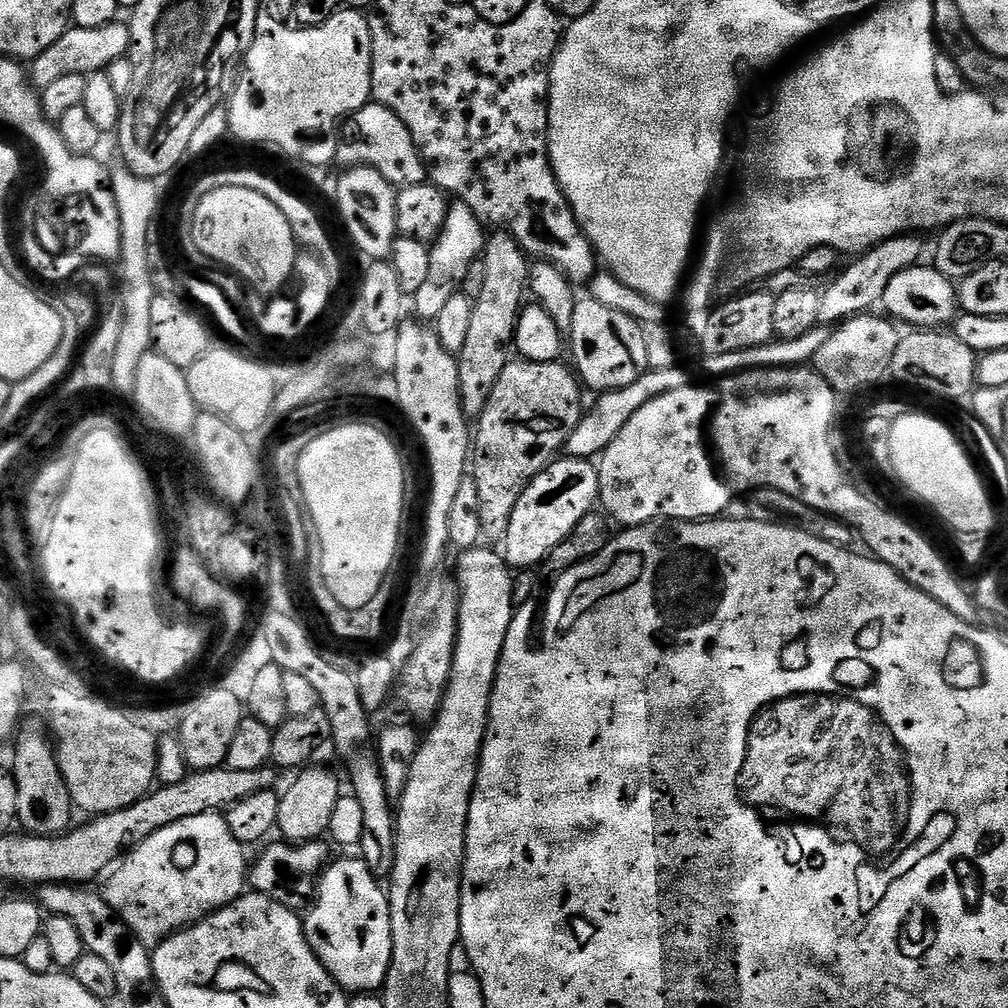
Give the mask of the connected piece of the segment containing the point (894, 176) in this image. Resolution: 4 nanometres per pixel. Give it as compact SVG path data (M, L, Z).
M868 100L868 104L852 108L852 116L848 116L848 164L868 184L904 180L912 172L912 164L916 164L916 120L908 116L908 108L896 104L896 100Z

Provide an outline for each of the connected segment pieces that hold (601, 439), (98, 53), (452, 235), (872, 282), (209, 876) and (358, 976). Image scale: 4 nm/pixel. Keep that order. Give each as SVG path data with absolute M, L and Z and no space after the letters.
M682 366L675 368L659 368L646 370L643 375L639 376L634 383L627 387L617 388L612 391L601 393L594 406L581 417L578 426L570 433L566 441L566 452L569 456L576 456L580 459L591 459L597 457L607 448L622 426L645 404L646 401L652 400L655 396L660 396L670 389L685 387L686 372Z
M111 22L93 28L69 26L62 34L62 38L54 42L54 46L42 50L42 54L38 54L36 59L31 61L31 83L37 89L43 90L46 86L50 86L50 82L62 78L62 74L102 72L111 68L115 60L125 59L130 46L130 30L127 23L120 23Z
M452 202L448 205L448 213L445 216L444 225L431 241L428 250L428 269L426 270L426 282L418 286L414 293L416 300L415 315L425 322L435 322L438 314L442 314L442 306L453 293L459 291L466 278L467 270L472 263L484 251L486 239L485 225L470 210L470 206L459 202Z
M919 235L891 236L888 240L883 240L881 244L875 244L873 248L857 255L853 259L856 261L844 273L841 271L835 277L837 280L828 289L823 289L818 310L820 324L832 326L847 320L850 316L859 316L875 309L872 307L875 304L879 305L884 299L886 286L890 286L890 278L894 278L894 274L898 274L904 268L915 268L921 263L920 255L924 252L924 244L916 236Z
M219 811L187 816L166 825L165 828L159 828L135 845L107 873L108 881L104 888L102 887L102 895L106 903L116 911L116 915L123 920L124 925L143 944L155 946L161 940L168 939L172 933L203 920L216 909L237 900L246 888L246 860L244 864L243 851L245 852L245 849L240 841L234 838L234 834L230 834L228 821Z
M344 856L336 861L333 859L321 871L310 900L312 905L308 913L302 916L304 933L316 957L324 963L324 968L341 988L352 994L375 993L388 977L392 961L392 915L385 885L380 885L383 883L369 870L365 860L353 856Z

